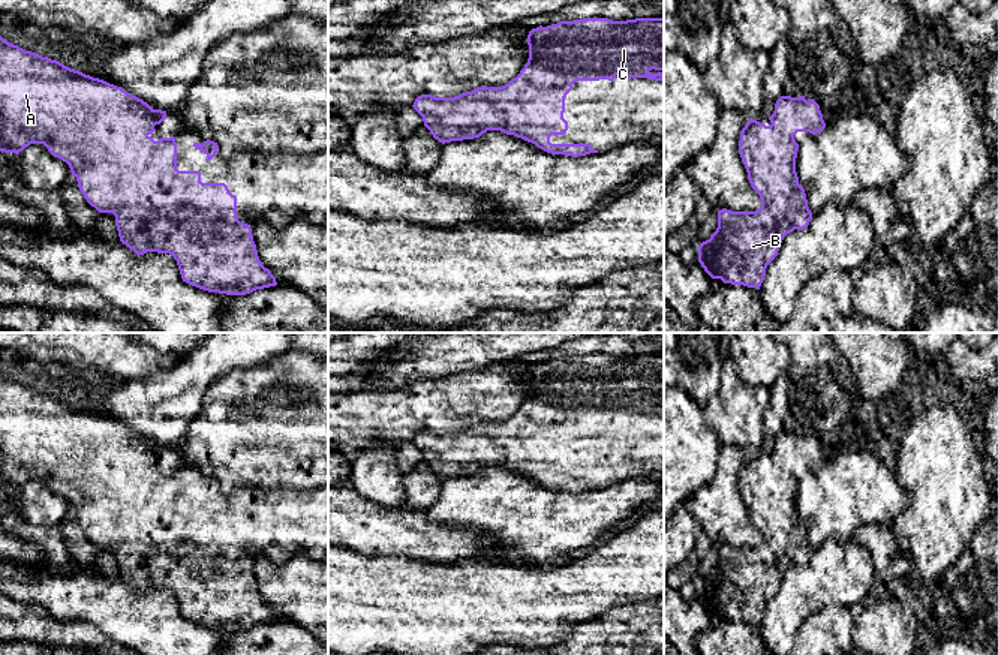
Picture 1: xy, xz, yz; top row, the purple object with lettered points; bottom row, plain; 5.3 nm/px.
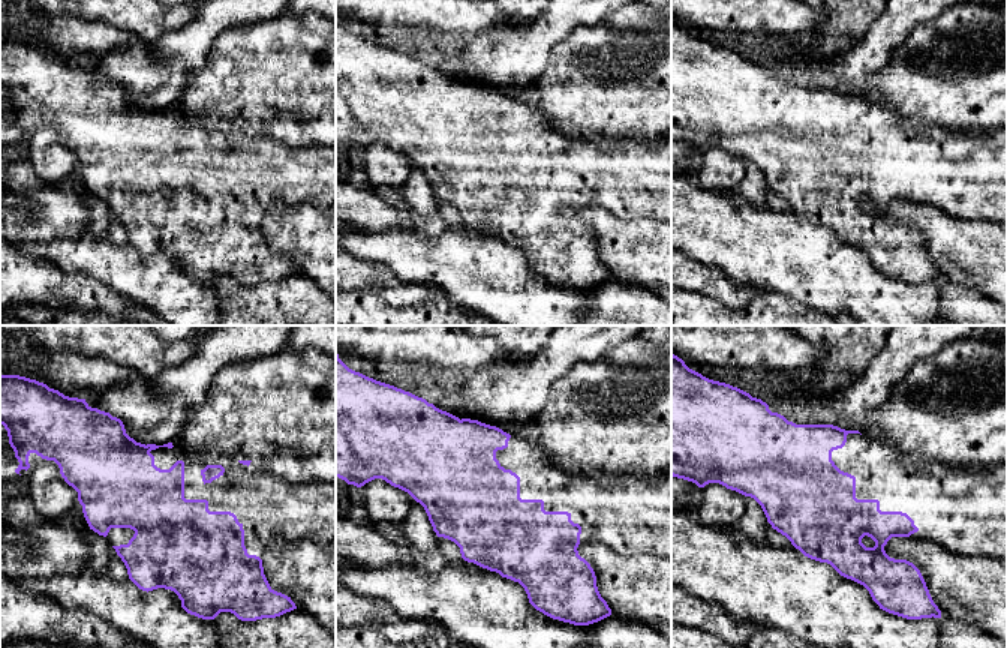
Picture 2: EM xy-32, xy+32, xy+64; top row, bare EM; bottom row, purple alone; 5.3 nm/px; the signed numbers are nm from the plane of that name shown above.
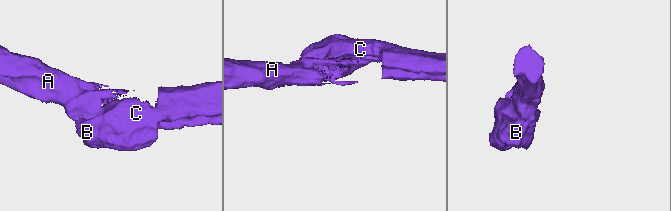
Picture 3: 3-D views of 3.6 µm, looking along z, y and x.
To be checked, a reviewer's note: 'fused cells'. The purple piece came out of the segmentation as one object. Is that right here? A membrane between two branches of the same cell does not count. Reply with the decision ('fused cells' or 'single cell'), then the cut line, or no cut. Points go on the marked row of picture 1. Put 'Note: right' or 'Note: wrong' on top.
Note: wrong
single cell; no cut

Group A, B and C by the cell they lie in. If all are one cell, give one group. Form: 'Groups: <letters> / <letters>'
Groups: A B C

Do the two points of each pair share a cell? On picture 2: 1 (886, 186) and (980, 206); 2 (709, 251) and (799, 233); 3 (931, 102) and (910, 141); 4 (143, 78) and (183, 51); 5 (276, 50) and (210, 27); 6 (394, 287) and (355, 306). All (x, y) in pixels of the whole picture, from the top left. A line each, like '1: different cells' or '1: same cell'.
1: same cell
2: same cell
3: different cells
4: same cell
5: different cells
6: different cells

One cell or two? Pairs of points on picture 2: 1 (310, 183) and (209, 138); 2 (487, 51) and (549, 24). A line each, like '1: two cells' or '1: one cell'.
1: one cell
2: one cell

